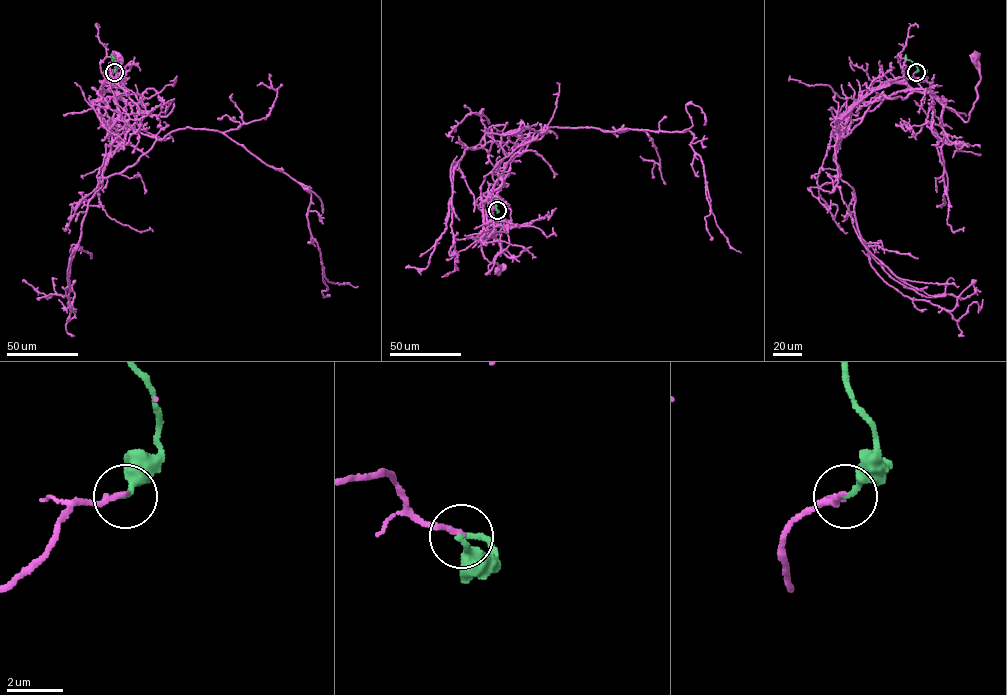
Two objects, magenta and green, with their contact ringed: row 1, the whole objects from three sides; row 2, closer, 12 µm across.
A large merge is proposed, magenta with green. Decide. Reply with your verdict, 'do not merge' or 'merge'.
do not merge

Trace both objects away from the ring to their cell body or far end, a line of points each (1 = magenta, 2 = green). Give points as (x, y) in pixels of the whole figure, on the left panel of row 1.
1: (114, 72), (105, 79), (100, 89), (98, 109), (103, 122), (111, 118), (117, 108), (116, 57)
2: (114, 72), (115, 59), (111, 55)

